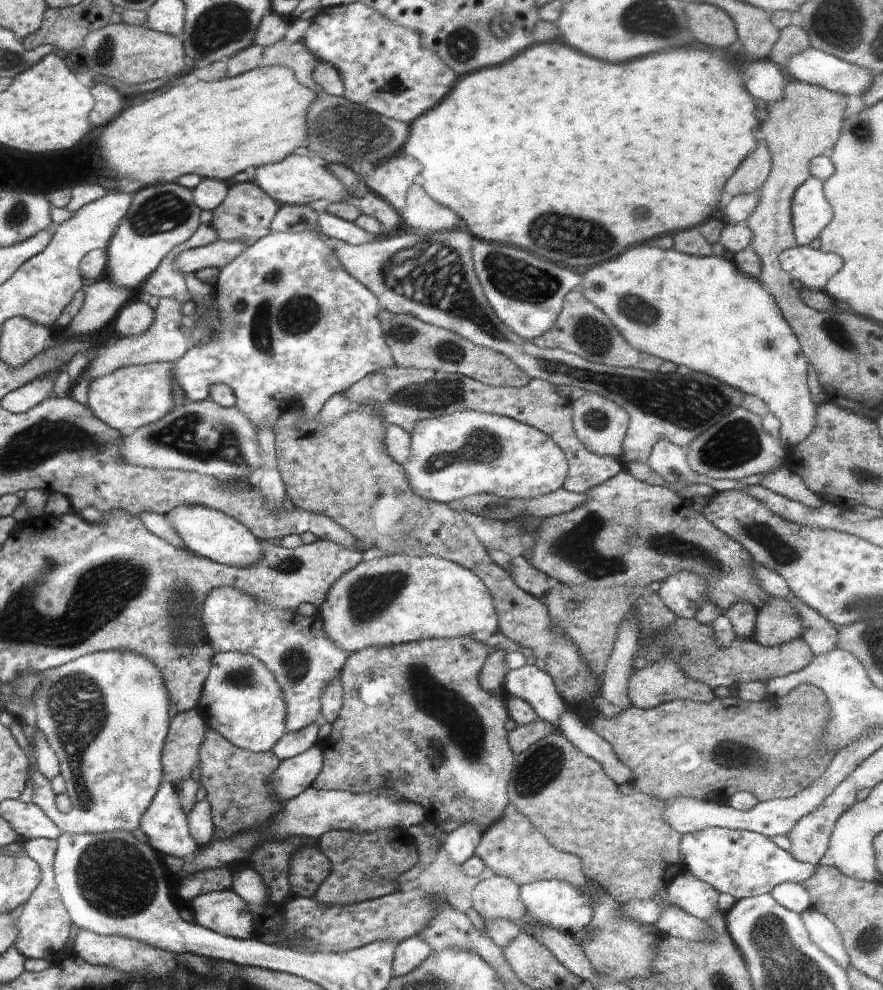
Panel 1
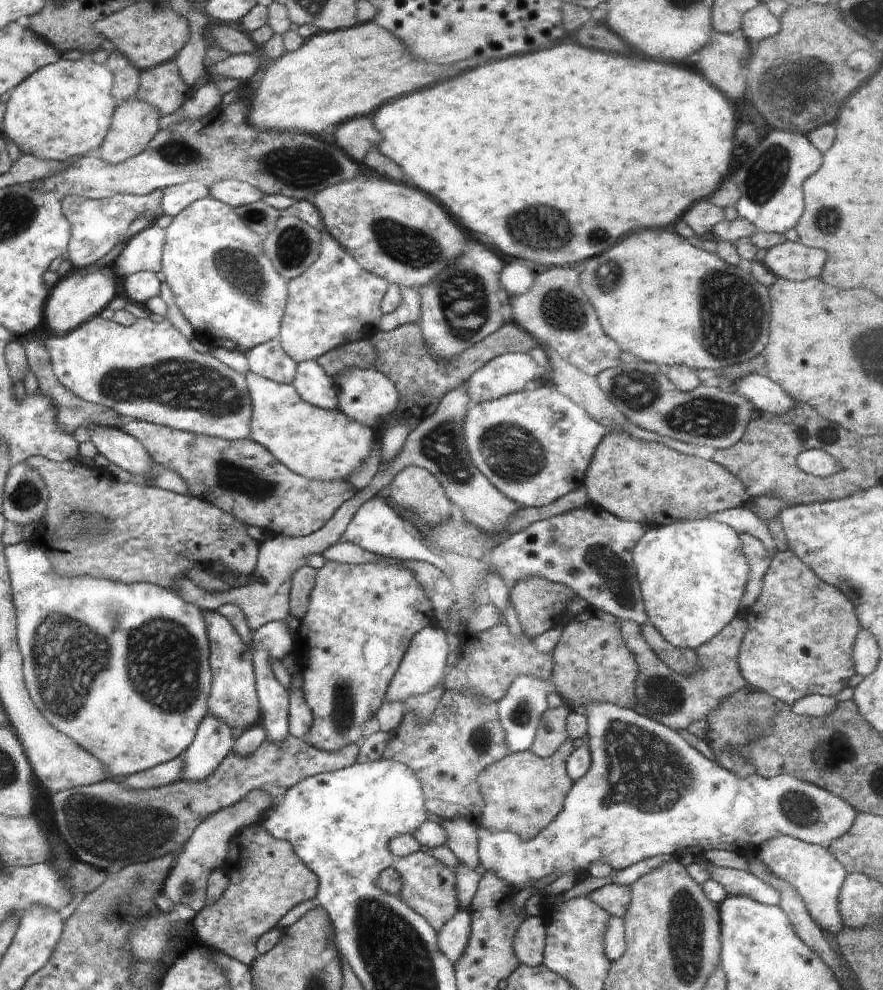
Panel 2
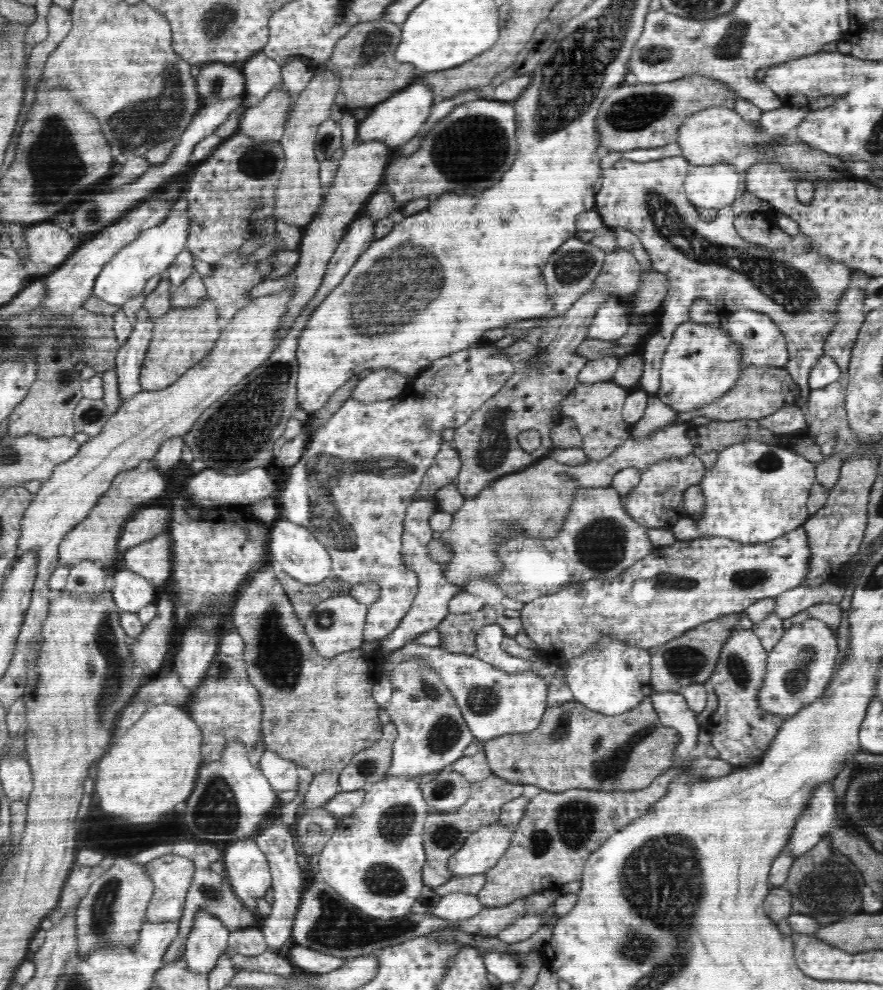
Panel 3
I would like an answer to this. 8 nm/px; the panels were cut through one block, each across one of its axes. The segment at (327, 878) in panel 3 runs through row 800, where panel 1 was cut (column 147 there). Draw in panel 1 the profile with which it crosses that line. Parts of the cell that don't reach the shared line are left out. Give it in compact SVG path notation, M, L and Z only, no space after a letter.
M156 362L150 364L128 364L110 372L98 380L92 380L88 386L87 408L107 426L131 434L148 424L158 422L172 411L174 400L174 380L172 380L174 363Z

